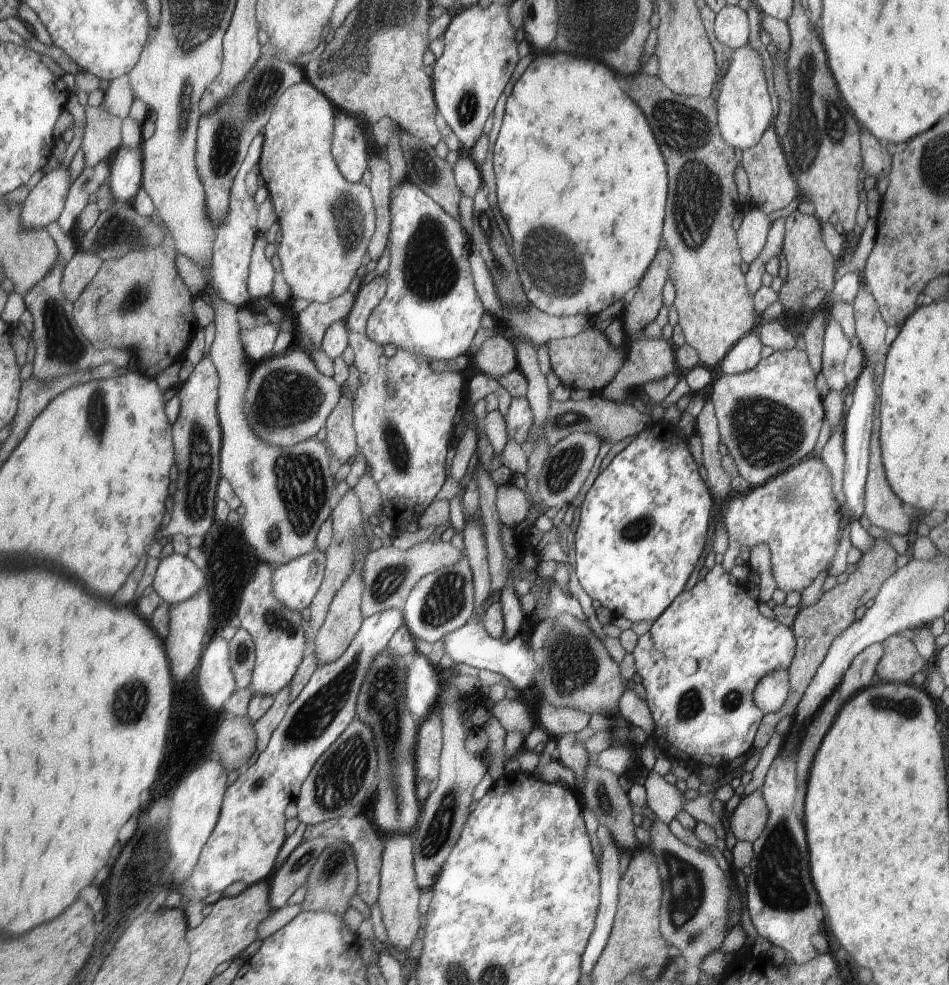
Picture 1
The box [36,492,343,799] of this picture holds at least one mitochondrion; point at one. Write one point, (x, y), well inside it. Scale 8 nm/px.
(131, 700)

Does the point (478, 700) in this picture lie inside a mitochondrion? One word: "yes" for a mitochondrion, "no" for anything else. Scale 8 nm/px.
no

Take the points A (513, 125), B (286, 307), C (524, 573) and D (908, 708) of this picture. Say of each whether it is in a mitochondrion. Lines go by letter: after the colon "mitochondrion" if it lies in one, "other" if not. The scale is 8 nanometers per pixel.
A: other
B: other
C: other
D: mitochondrion

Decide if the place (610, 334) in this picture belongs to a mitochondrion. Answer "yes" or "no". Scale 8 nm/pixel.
no

